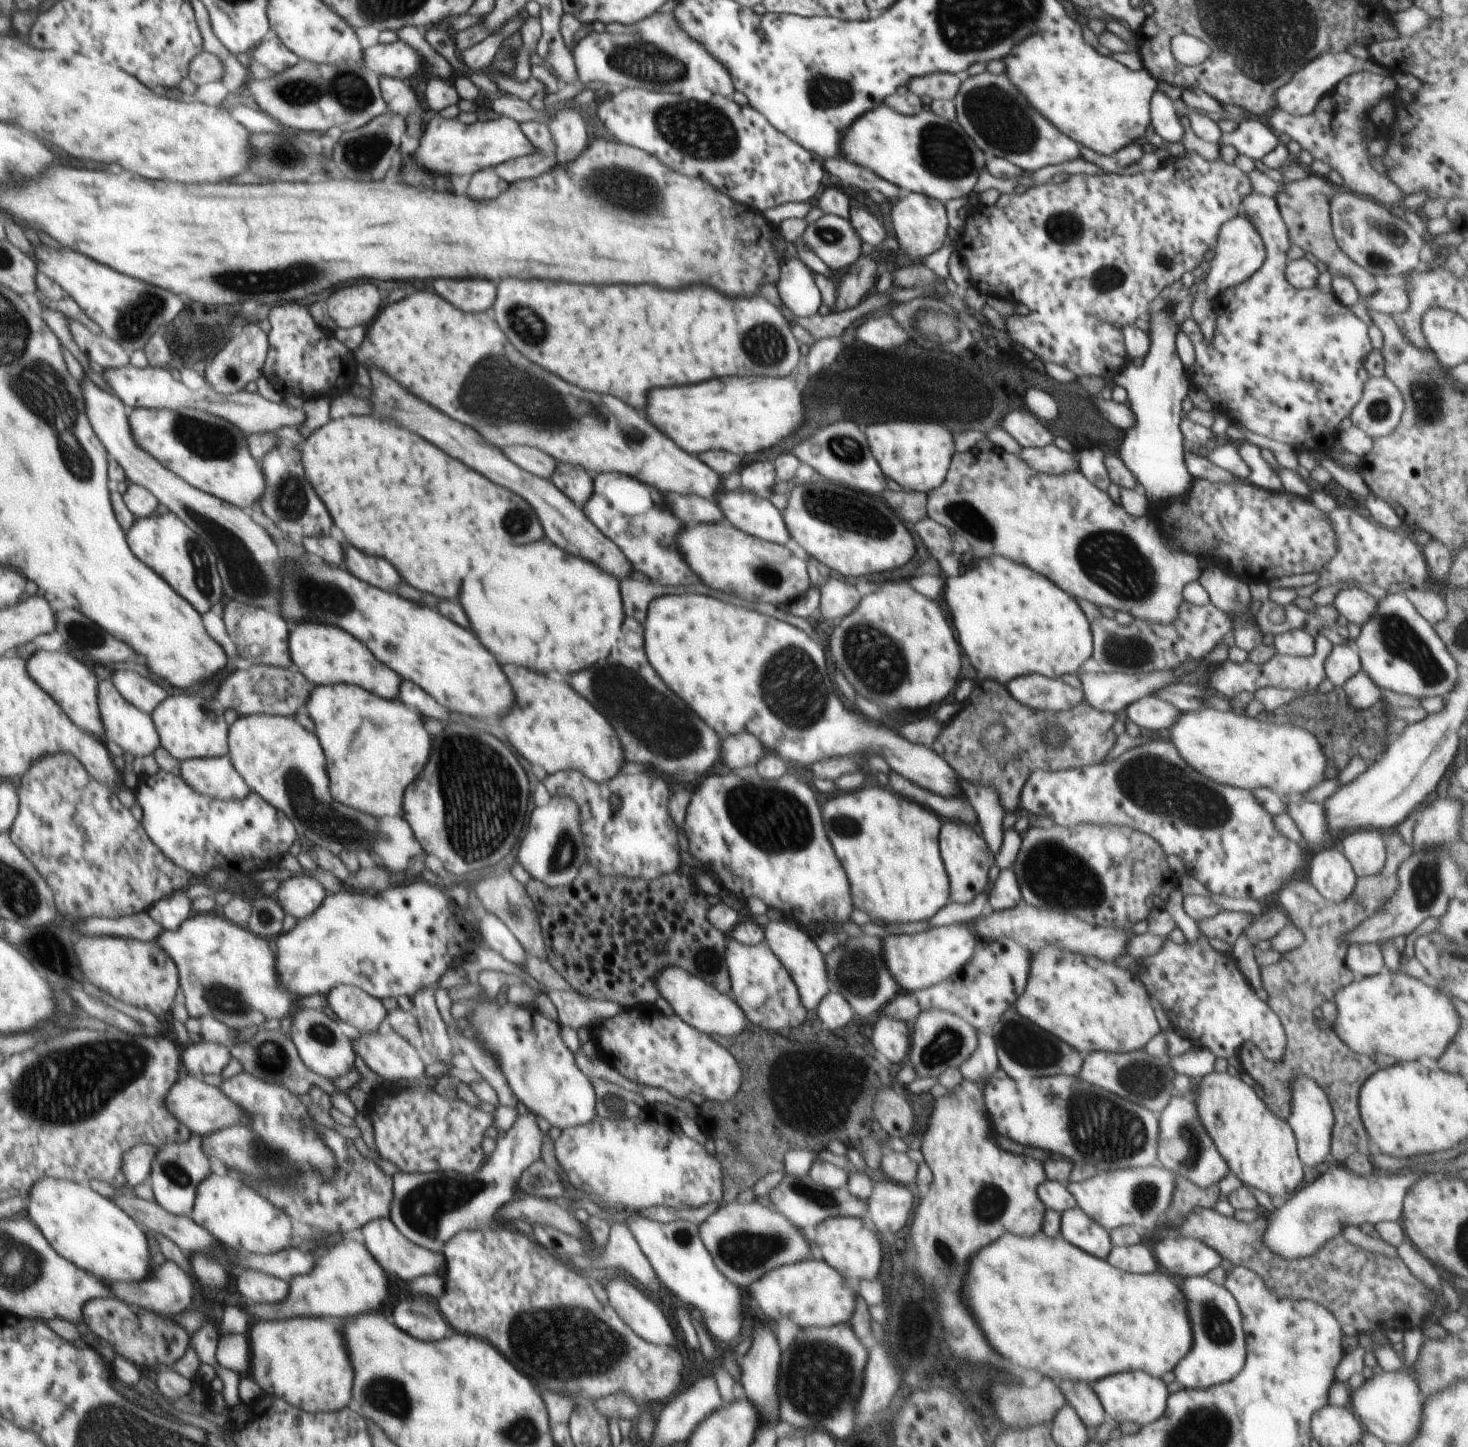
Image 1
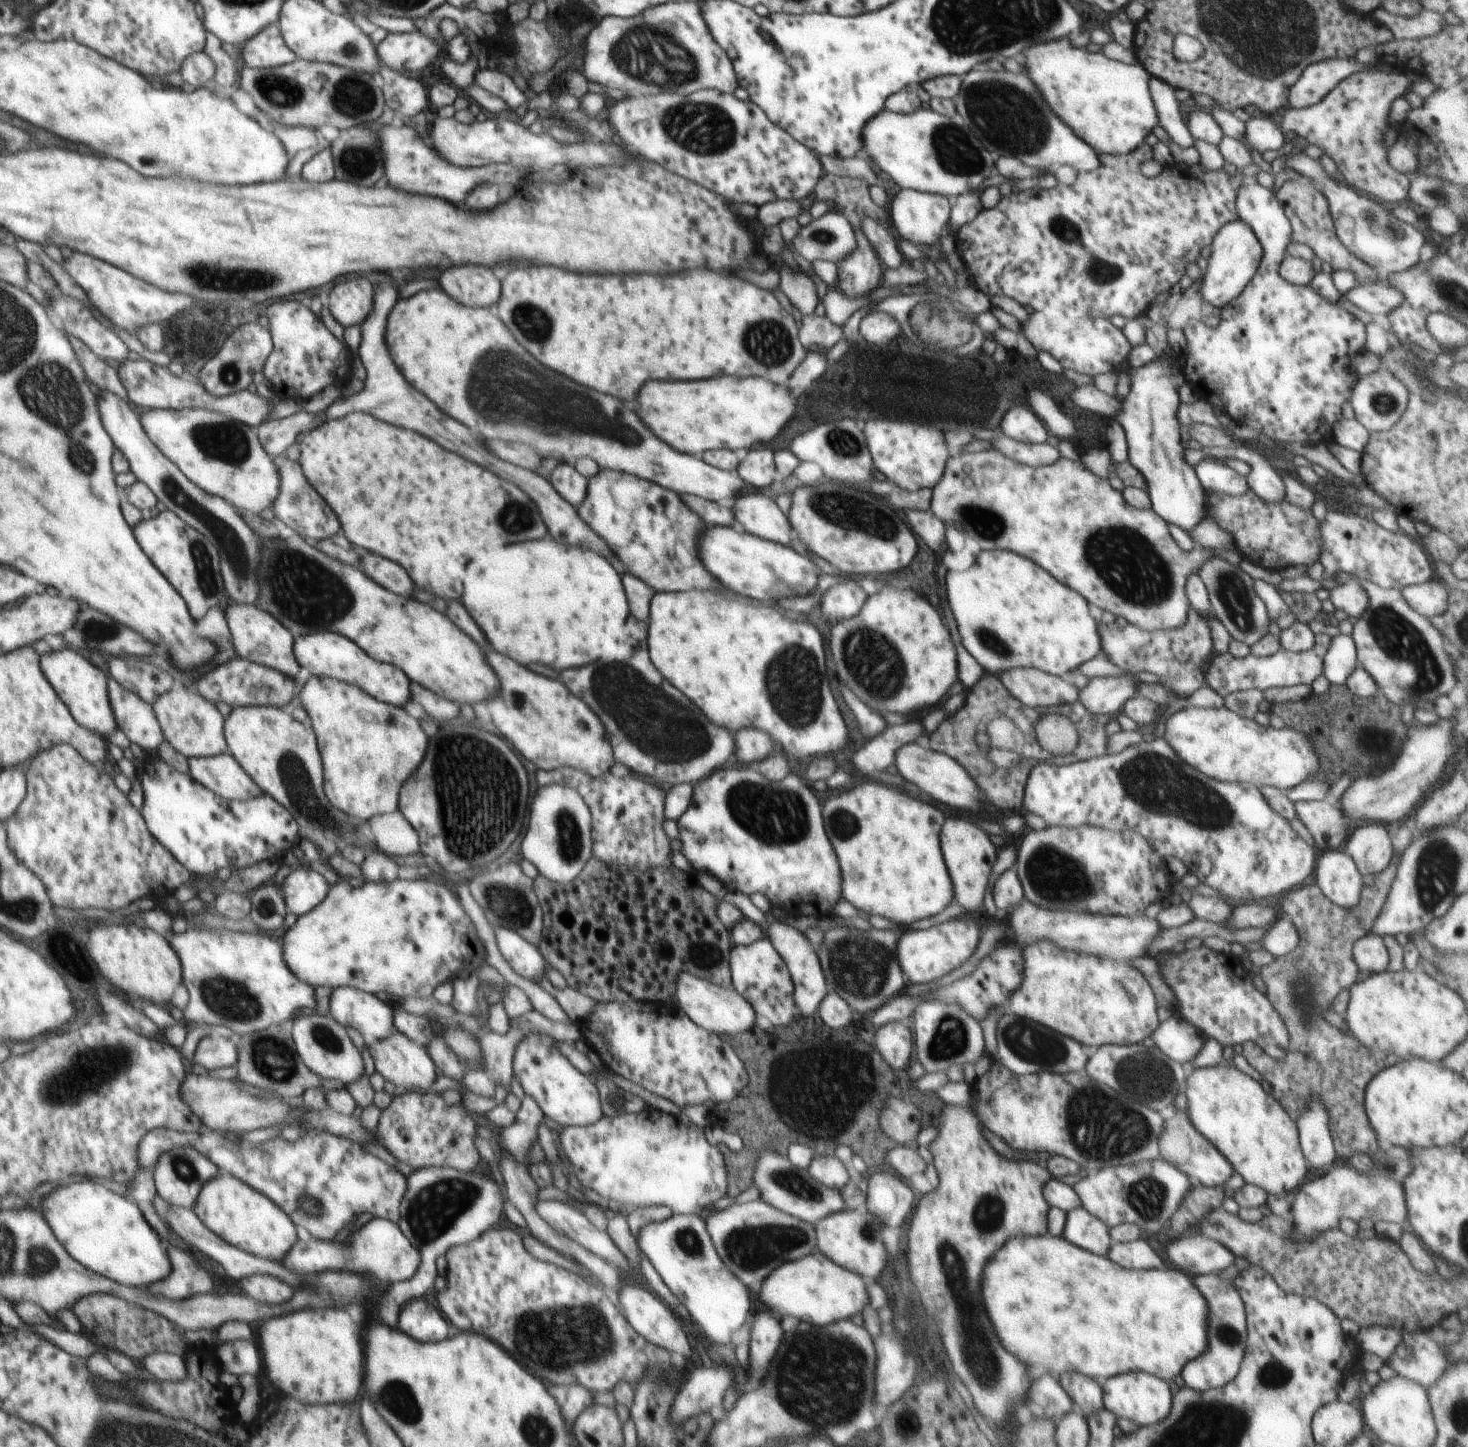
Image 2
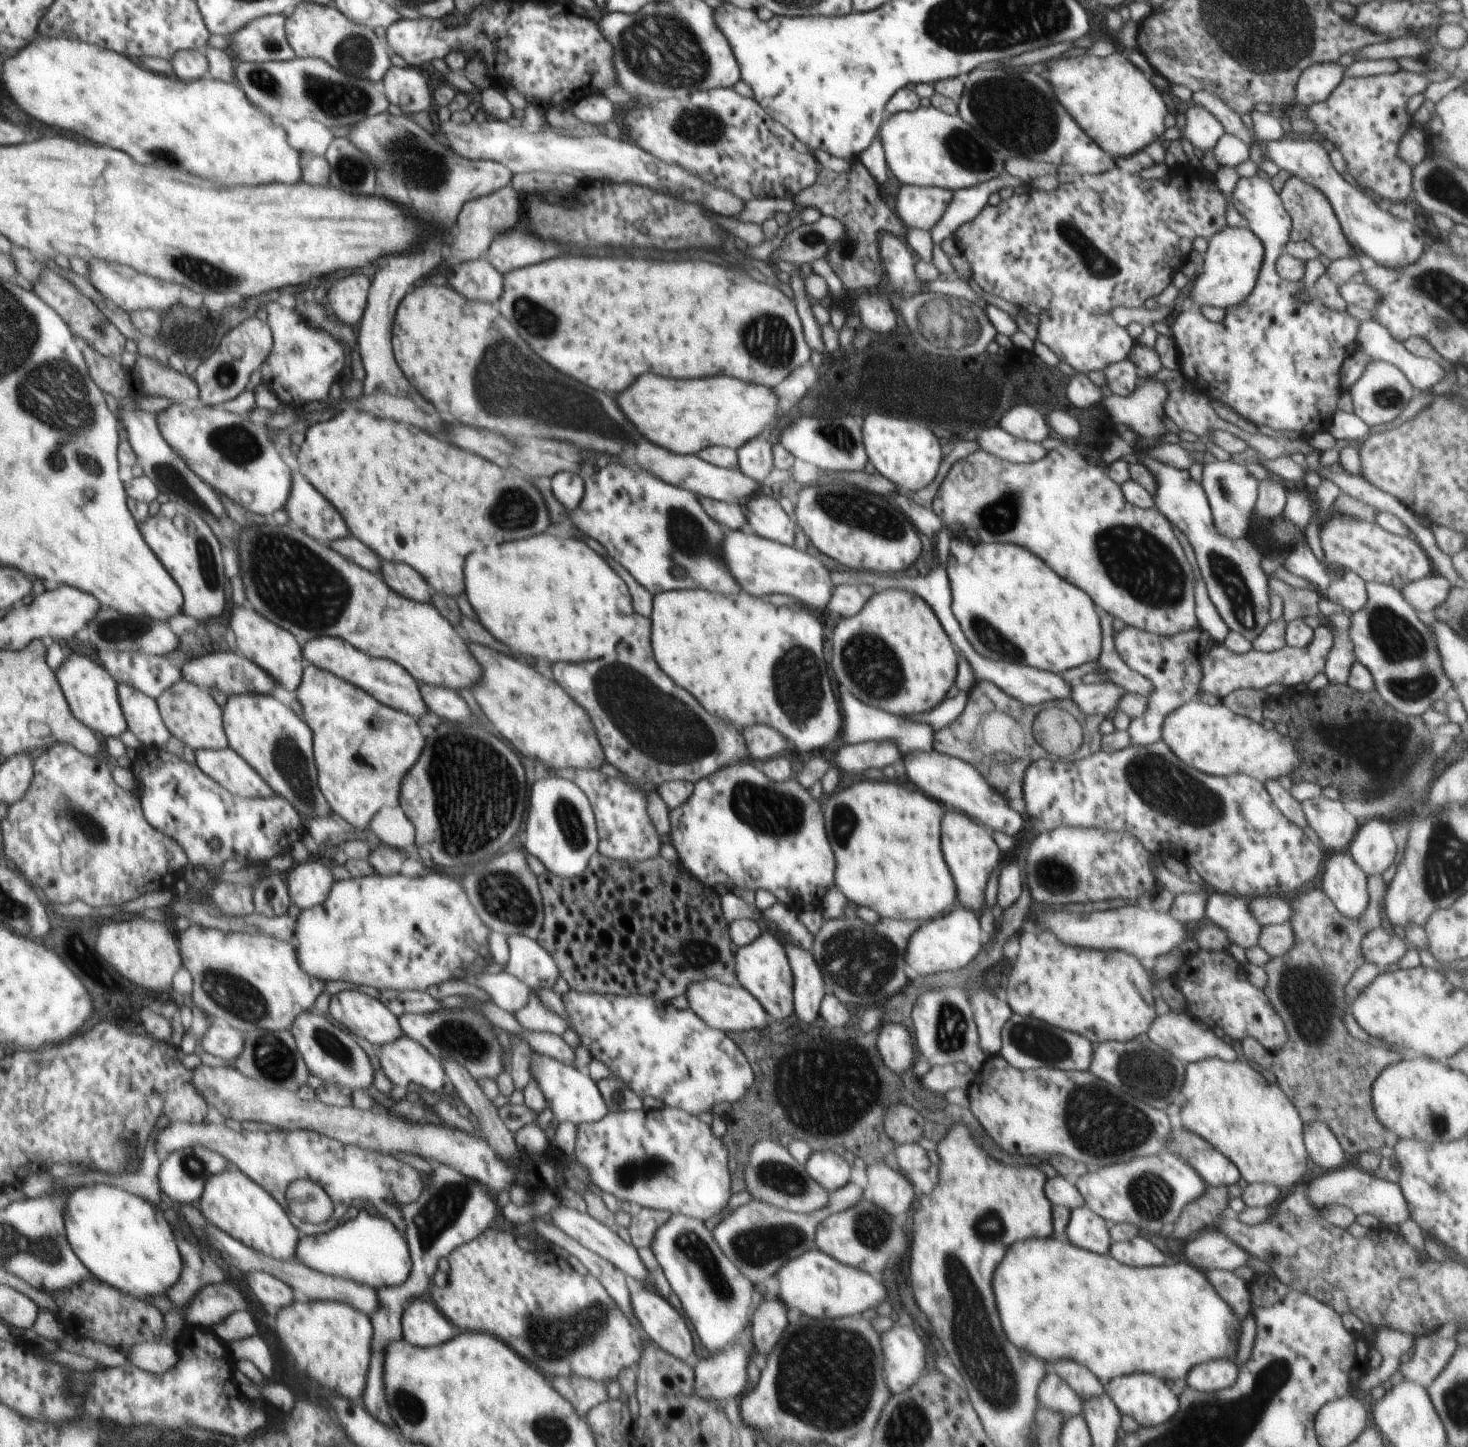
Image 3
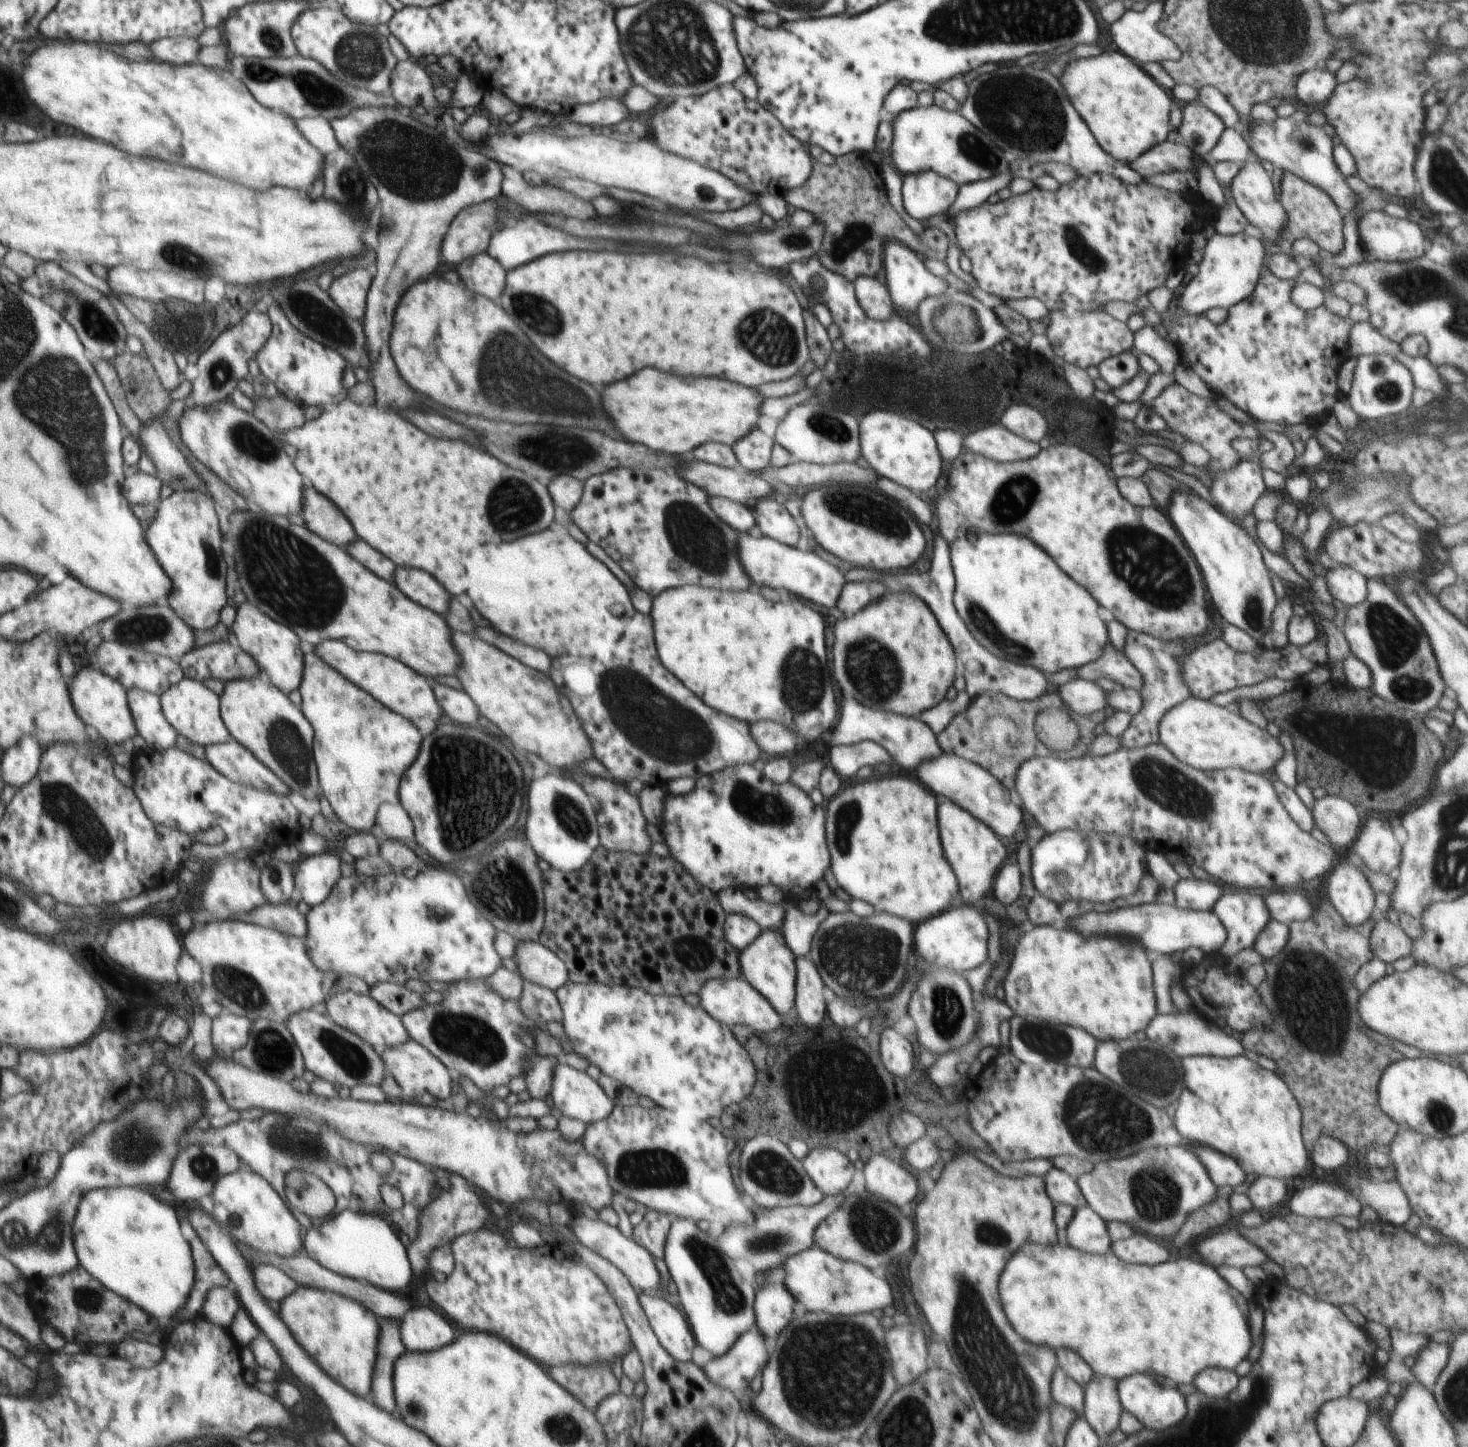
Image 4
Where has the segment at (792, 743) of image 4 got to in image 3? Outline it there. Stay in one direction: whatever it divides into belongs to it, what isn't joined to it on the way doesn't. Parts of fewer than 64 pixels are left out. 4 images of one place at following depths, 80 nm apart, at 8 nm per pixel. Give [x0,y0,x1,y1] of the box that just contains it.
[741,725,787,760]

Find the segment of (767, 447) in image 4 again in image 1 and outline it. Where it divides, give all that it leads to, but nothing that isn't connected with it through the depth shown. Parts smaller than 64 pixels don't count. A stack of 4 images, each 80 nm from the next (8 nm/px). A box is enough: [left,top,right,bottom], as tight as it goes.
[740,462,778,497]

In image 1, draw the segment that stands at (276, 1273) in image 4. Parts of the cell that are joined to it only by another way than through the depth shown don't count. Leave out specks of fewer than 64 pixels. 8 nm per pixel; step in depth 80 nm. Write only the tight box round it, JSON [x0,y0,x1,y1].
[236,1271,289,1304]

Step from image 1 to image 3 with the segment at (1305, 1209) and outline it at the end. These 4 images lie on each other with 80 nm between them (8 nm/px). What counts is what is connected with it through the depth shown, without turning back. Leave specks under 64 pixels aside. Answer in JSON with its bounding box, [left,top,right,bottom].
[1307,1166,1410,1226]

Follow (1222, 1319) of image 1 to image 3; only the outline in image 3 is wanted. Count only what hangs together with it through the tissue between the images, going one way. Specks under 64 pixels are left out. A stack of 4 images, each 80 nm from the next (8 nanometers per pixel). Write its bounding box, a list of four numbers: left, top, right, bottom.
[1186,1269,1251,1393]

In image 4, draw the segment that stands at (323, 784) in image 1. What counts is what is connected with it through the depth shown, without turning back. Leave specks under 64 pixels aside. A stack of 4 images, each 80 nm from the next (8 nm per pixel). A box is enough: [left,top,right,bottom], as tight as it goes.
[220,672,321,800]

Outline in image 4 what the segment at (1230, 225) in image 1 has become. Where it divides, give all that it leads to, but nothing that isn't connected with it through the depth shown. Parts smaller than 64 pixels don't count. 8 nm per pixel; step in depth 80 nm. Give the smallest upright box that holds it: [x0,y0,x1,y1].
[1179,232,1268,315]

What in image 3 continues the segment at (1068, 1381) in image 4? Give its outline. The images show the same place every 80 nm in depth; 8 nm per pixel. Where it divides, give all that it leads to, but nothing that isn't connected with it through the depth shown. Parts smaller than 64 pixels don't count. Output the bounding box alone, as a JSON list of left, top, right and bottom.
[1037,1371,1083,1418]

